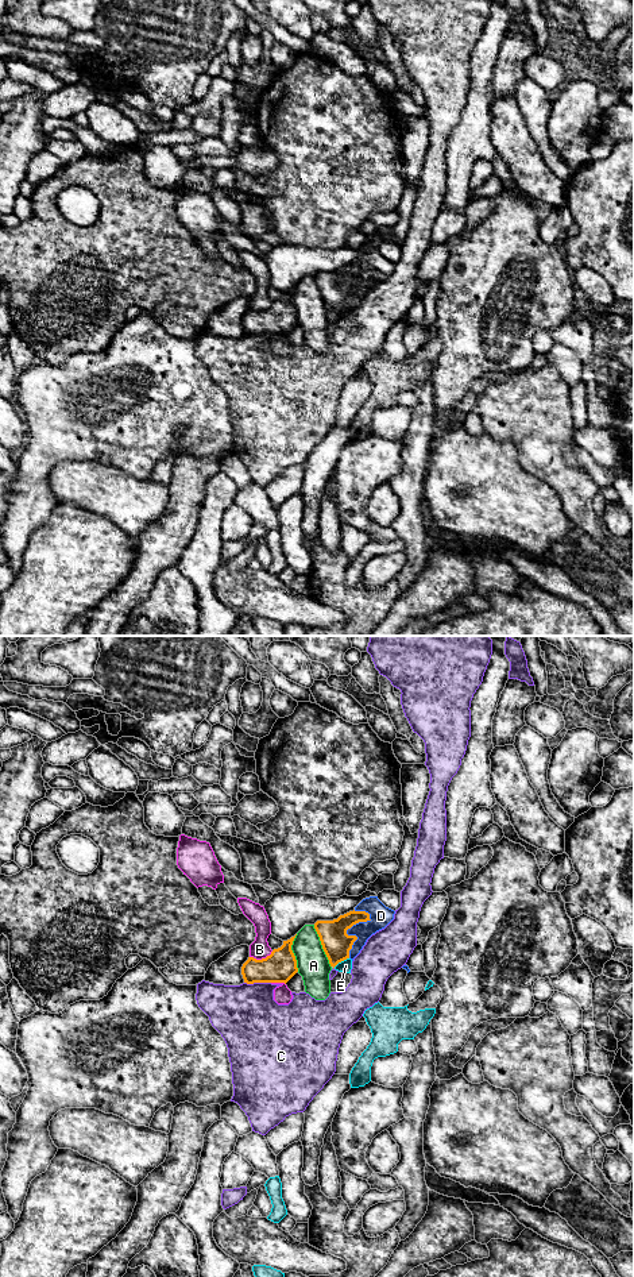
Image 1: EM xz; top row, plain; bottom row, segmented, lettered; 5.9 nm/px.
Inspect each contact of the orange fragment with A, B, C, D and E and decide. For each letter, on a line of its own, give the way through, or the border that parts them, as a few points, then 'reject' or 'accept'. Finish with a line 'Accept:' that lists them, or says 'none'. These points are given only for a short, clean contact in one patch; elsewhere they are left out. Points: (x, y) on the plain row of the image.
A: reject
B: border xz (273, 303), (261, 311), (250, 309); reject
C: reject
D: reject
E: border xz (348, 309), (333, 319); reject
Accept: none

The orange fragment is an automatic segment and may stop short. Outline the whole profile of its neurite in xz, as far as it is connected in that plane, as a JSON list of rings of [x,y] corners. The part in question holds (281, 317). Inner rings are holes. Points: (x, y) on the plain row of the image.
[[[295,288],[278,301],[274,301],[270,308],[262,312],[248,309],[241,319],[244,335],[287,335],[297,324],[297,312],[291,302]]]

